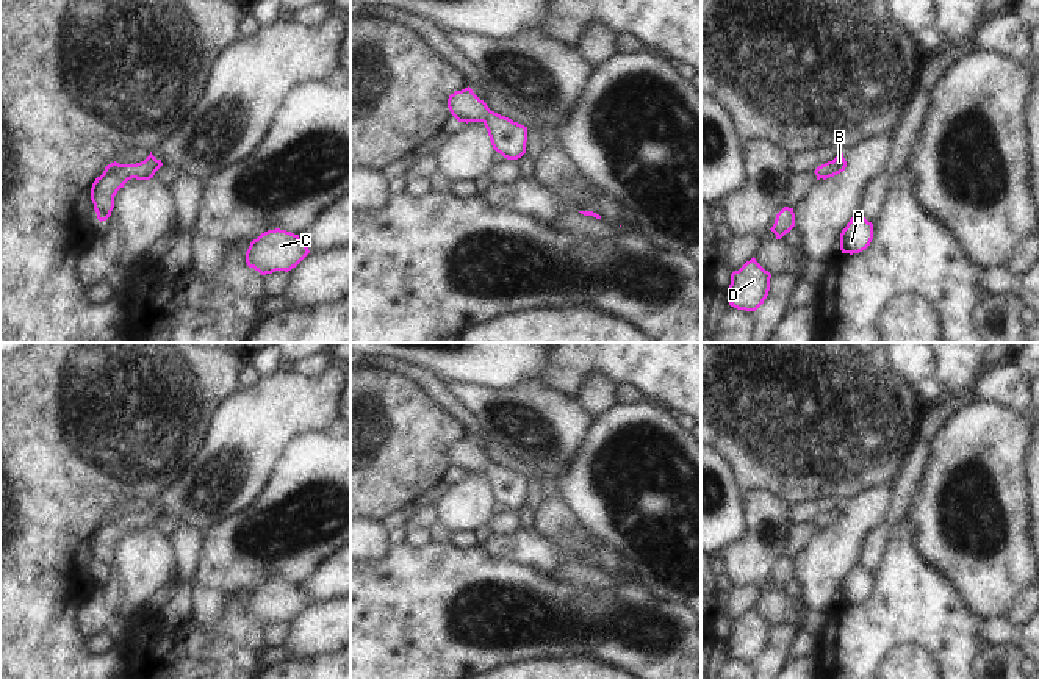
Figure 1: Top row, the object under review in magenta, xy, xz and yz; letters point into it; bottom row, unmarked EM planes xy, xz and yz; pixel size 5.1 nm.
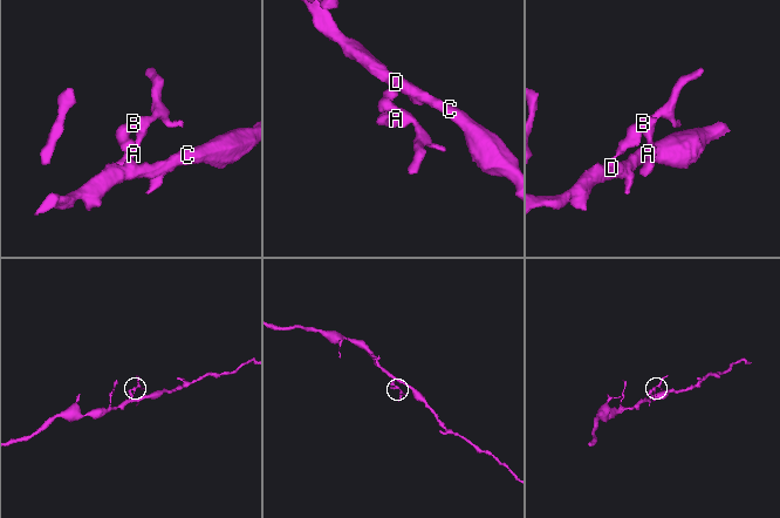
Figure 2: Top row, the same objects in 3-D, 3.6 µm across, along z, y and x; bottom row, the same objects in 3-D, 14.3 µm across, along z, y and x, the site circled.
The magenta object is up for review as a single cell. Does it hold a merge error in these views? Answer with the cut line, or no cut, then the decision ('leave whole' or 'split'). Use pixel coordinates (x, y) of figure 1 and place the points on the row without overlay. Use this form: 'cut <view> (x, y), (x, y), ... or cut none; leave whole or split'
cut none; leave whole

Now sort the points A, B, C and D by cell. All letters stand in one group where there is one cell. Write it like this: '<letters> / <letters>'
A B C D

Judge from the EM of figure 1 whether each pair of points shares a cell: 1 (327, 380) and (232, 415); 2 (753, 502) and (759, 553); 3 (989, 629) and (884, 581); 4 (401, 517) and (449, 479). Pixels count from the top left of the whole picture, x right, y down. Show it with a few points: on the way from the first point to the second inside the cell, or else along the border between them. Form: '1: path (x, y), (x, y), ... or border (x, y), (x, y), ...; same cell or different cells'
1: path (304, 404), (284, 404), (268, 415), (255, 415); same cell
2: path (754, 515), (756, 540); same cell
3: border (986, 620), (980, 634), (991, 645); different cells
4: path (413, 507), (437, 490); same cell

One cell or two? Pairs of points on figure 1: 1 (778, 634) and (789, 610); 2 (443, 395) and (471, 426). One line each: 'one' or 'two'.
1: two
2: one

